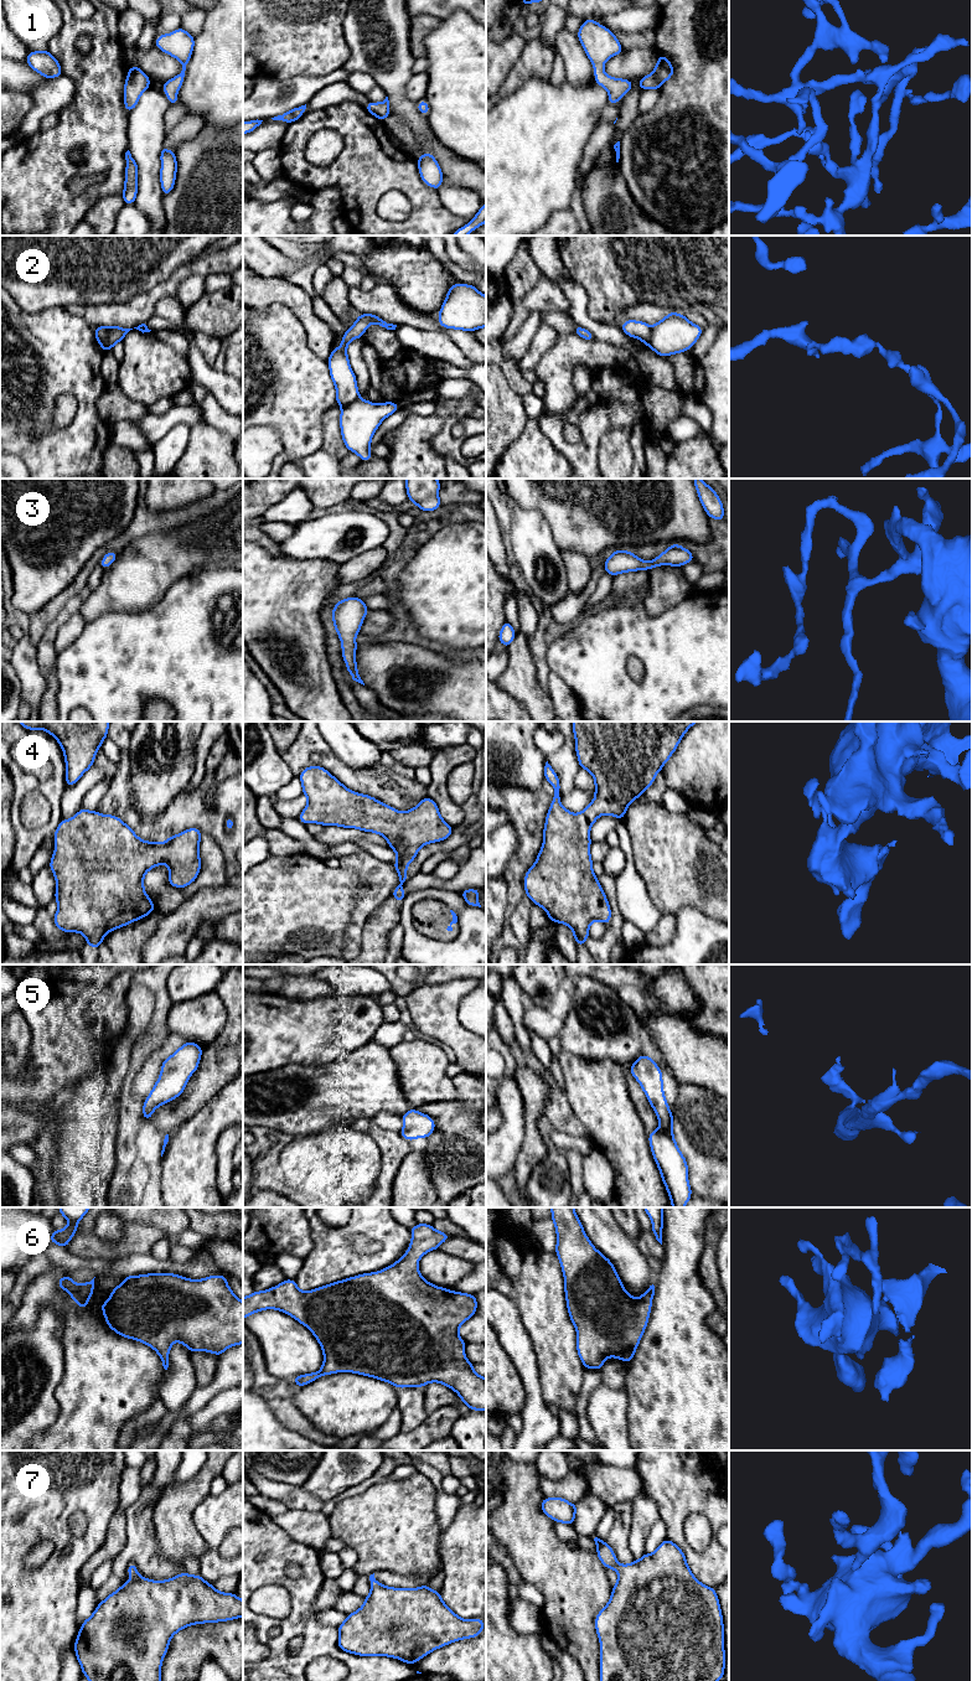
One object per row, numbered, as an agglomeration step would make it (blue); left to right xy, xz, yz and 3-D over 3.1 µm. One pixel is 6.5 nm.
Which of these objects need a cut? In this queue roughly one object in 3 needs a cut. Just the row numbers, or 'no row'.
2, 6

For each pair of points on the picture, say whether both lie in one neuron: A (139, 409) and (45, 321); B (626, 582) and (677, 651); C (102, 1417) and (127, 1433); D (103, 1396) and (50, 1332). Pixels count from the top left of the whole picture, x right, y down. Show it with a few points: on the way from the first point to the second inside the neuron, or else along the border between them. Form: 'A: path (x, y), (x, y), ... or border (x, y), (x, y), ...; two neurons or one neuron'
A: border (101, 388), (97, 410), (103, 417); two neurons
B: border (631, 598), (621, 600); two neurons
C: border (144, 1412), (130, 1417), (124, 1423), (118, 1437); two neurons
D: border (60, 1333), (63, 1353), (62, 1377); two neurons

